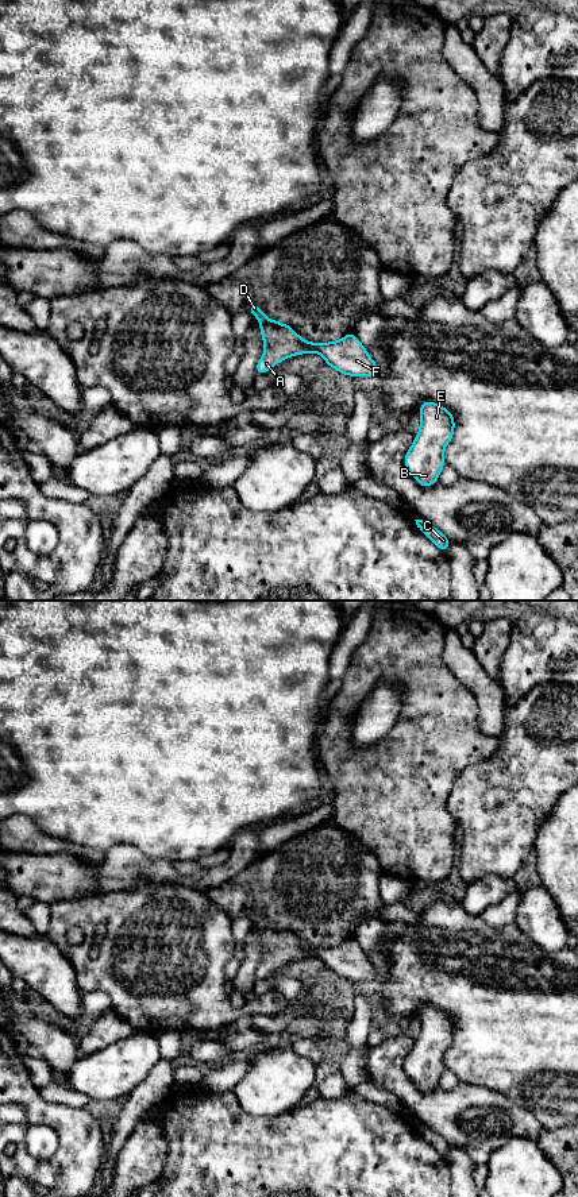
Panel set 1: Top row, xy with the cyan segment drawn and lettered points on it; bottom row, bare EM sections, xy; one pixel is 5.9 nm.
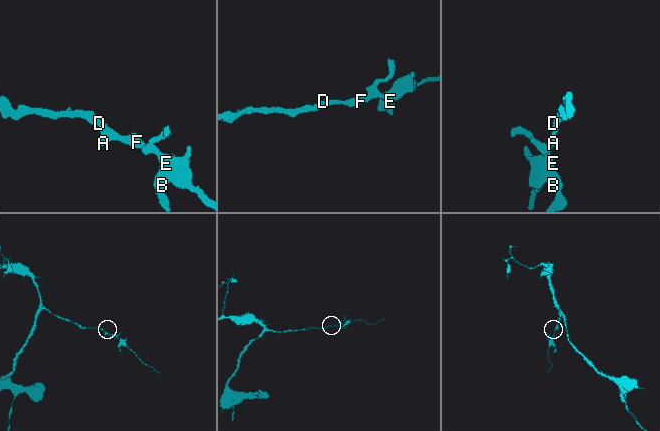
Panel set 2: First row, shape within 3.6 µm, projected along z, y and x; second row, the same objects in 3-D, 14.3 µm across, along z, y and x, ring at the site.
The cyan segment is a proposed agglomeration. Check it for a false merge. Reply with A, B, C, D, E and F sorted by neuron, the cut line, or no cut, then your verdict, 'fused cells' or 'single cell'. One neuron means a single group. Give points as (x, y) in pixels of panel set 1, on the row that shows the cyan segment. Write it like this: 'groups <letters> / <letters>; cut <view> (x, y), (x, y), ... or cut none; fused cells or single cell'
groups A B C D E F; cut none; single cell

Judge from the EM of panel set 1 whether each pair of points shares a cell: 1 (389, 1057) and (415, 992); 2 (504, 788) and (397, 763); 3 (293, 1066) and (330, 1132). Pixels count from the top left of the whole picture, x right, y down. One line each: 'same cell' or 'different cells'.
1: different cells
2: different cells
3: different cells

